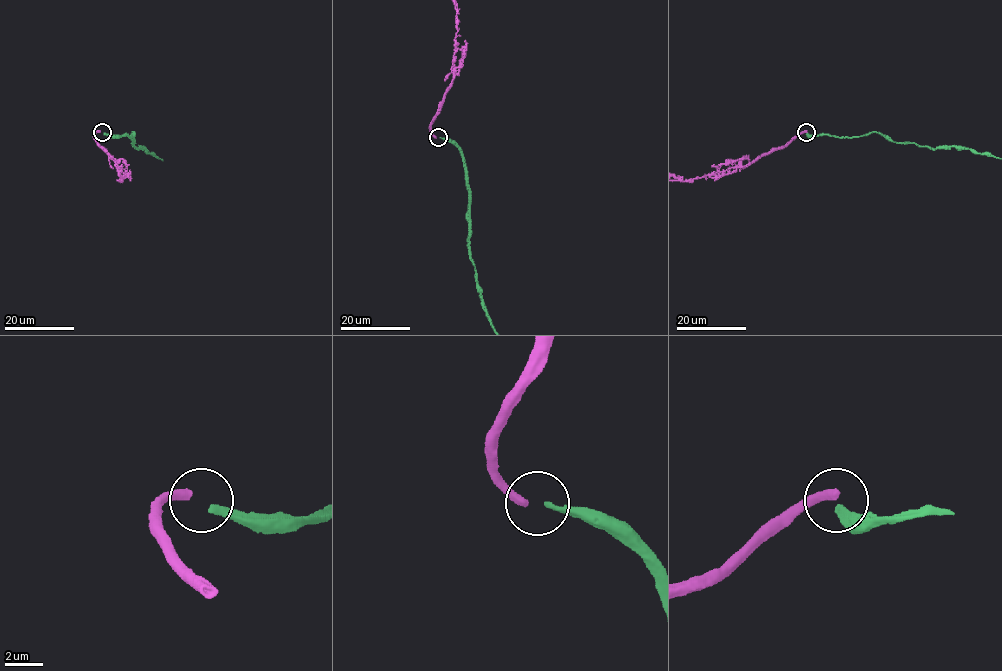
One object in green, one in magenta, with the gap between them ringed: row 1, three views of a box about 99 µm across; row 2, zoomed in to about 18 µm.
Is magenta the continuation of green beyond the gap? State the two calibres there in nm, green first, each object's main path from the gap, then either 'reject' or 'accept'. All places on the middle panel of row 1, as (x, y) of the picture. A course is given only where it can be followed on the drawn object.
320/440 nm | green via (440, 138), (452, 142), (462, 158), (470, 259), (486, 316) | magenta via (436, 137), (431, 133), (431, 121), (454, 75), (457, 32) | reject

